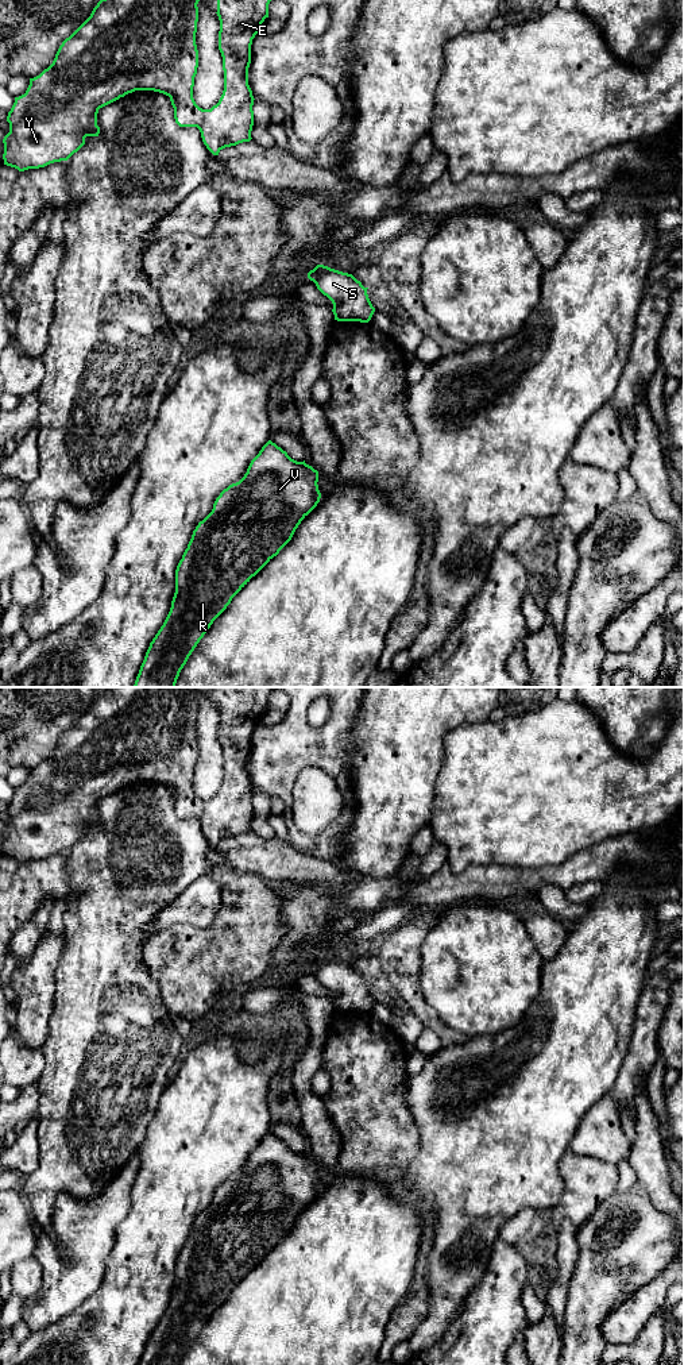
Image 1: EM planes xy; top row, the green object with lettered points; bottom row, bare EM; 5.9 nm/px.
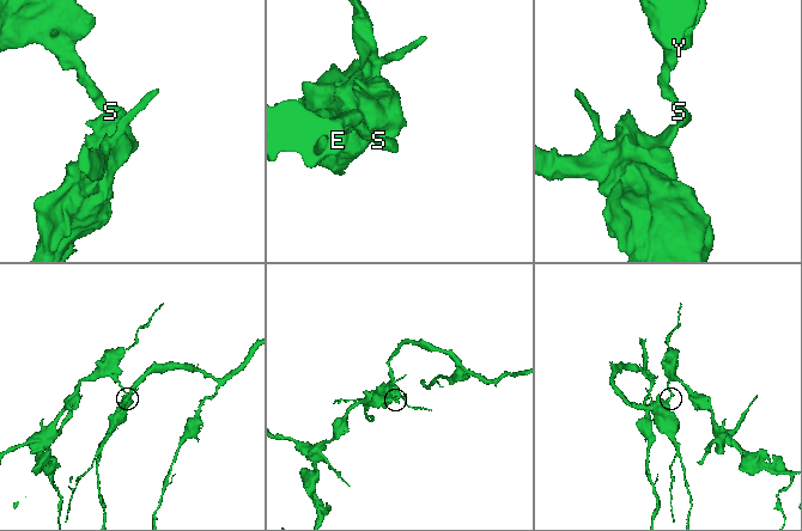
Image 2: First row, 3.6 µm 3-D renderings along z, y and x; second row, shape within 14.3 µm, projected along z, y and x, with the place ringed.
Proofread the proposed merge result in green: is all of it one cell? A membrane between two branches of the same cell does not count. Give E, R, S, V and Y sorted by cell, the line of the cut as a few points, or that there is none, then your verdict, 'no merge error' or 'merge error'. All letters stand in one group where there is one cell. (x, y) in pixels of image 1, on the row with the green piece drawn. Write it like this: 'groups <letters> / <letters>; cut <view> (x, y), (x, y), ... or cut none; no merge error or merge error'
groups E S Y / R V; cut xy (335, 317), (343, 320); merge error

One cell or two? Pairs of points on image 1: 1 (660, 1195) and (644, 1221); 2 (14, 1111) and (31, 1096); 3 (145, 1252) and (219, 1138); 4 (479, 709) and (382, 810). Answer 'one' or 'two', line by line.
1: two
2: one
3: one
4: one

